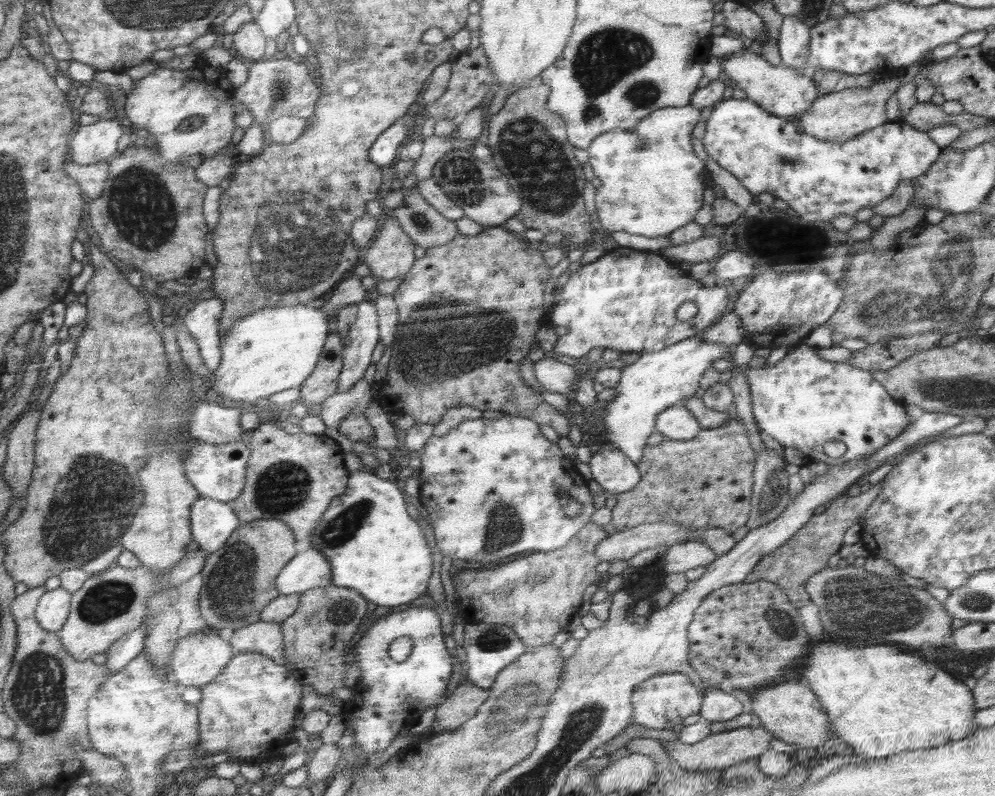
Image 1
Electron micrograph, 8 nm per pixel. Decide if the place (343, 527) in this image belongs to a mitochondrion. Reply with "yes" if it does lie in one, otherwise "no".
yes

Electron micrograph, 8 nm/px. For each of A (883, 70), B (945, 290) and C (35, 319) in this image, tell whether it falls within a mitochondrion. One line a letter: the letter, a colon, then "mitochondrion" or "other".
A: other
B: mitochondrion
C: other

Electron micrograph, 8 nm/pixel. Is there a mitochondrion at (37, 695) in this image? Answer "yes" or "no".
yes

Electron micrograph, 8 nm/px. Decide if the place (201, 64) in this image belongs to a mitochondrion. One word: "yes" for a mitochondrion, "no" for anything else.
no

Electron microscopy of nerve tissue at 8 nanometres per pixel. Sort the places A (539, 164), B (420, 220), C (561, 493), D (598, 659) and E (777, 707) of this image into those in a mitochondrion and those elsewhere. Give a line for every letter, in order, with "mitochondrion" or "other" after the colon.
A: mitochondrion
B: mitochondrion
C: other
D: mitochondrion
E: other

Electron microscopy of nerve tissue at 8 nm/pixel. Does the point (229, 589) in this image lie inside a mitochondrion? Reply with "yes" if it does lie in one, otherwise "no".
yes

